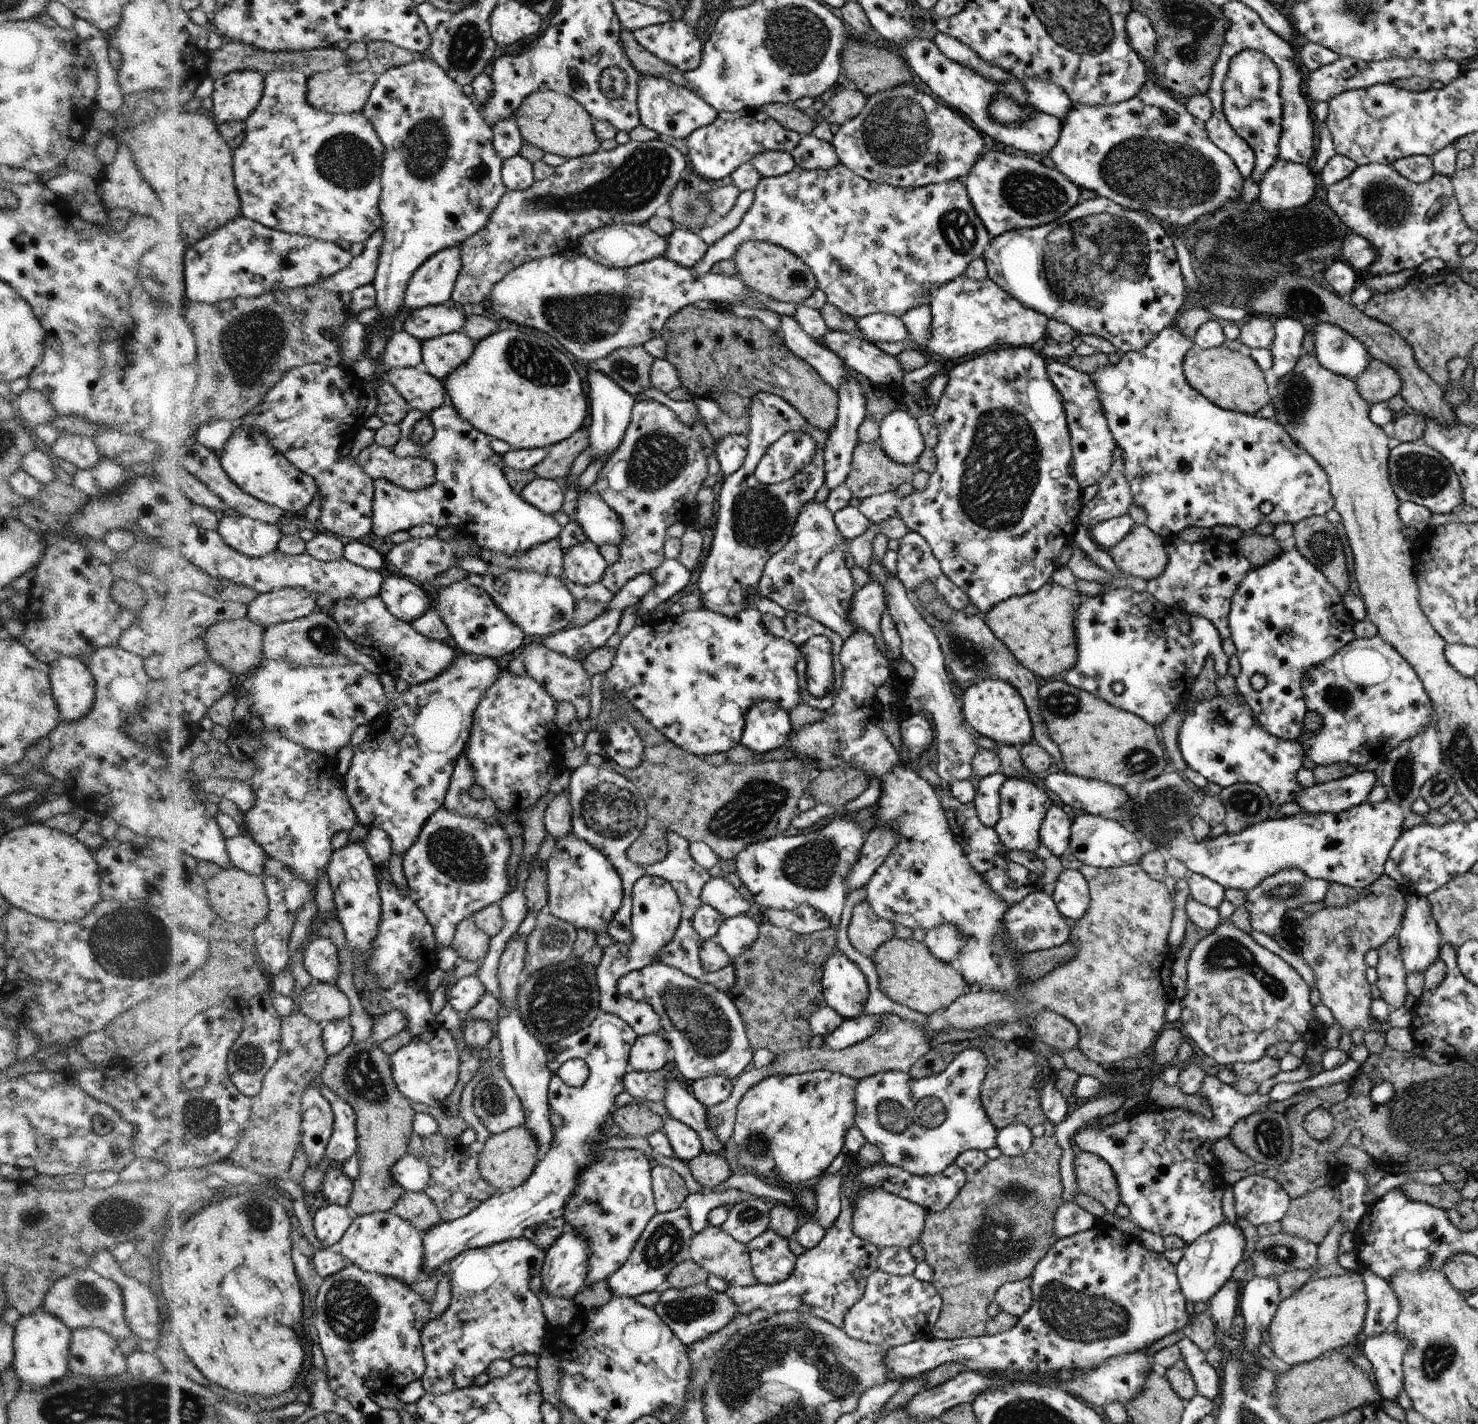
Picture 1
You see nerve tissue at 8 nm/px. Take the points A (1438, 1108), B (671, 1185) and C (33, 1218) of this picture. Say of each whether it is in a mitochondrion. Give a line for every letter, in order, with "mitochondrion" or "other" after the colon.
A: mitochondrion
B: mitochondrion
C: mitochondrion

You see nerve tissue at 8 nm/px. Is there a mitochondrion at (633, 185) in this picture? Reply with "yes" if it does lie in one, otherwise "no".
yes

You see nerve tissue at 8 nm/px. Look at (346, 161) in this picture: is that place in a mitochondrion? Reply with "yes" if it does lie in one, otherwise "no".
yes

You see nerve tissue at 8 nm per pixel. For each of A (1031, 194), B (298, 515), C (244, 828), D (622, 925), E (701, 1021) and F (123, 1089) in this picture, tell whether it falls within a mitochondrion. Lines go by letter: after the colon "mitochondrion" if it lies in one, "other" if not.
A: mitochondrion
B: other
C: other
D: other
E: mitochondrion
F: other

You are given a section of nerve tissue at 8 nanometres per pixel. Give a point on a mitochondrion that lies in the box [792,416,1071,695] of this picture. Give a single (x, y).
(968, 655)

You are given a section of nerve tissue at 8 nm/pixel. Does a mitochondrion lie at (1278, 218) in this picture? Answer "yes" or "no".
no

